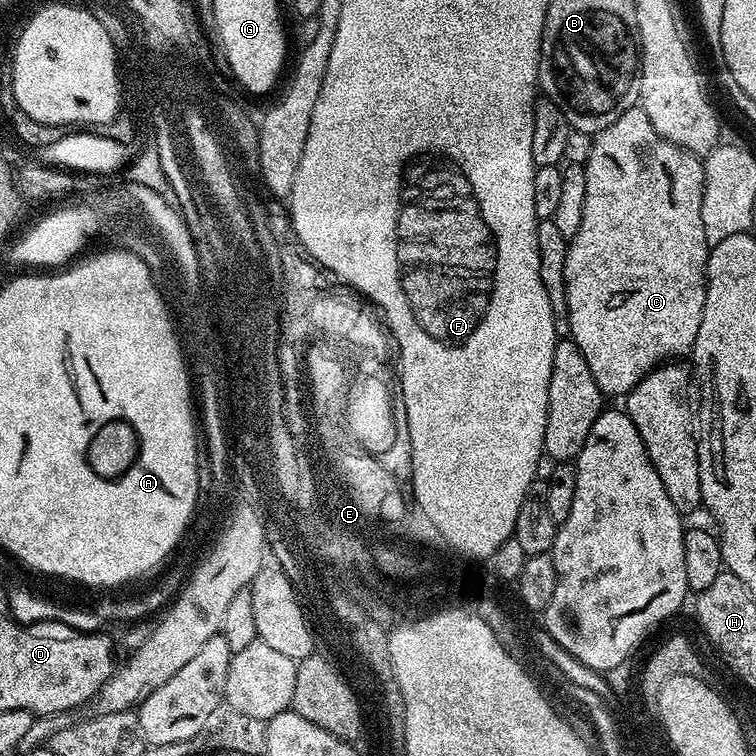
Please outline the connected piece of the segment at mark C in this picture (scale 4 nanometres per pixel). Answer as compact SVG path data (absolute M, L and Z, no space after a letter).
M637 106L626 110L626 114L622 114L618 122L606 126L606 130L593 135L590 158L583 166L586 174L586 206L582 206L582 226L578 226L578 234L571 236L568 241L564 275L568 332L578 350L582 350L582 358L586 358L590 374L594 374L594 382L598 382L605 397L623 398L634 386L638 386L638 382L647 372L659 368L661 364L673 358L687 357L694 346L694 338L698 338L698 325L702 323L702 310L706 302L706 273L710 251L702 224L704 165L697 153L687 152L684 148L674 146L674 142L662 138L662 134L658 134L658 130L650 126L646 110Z

